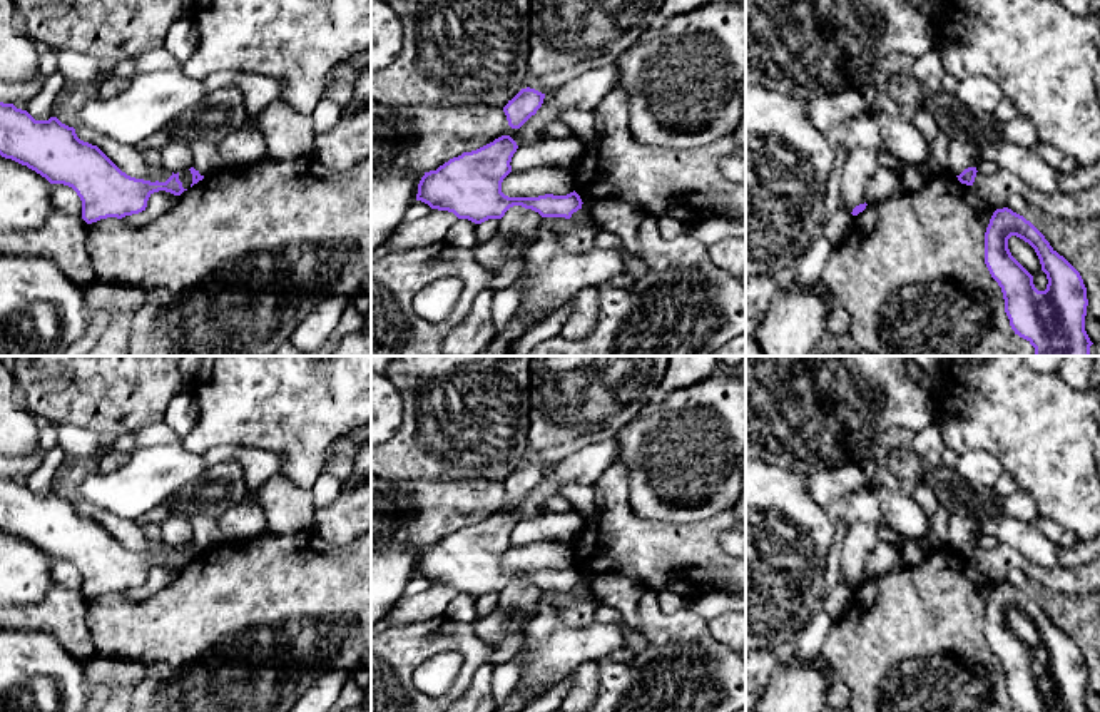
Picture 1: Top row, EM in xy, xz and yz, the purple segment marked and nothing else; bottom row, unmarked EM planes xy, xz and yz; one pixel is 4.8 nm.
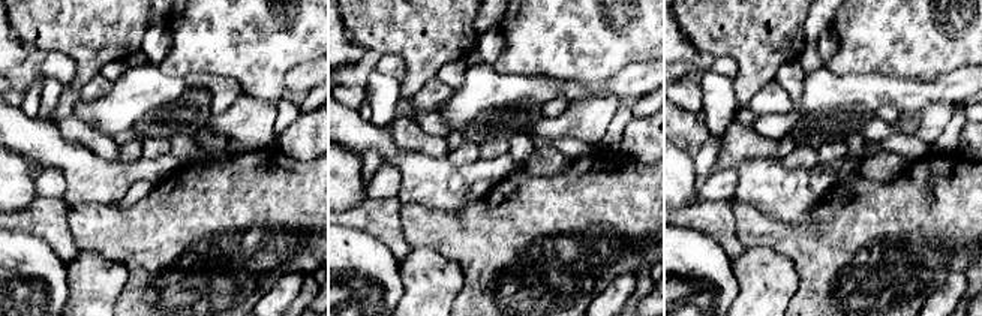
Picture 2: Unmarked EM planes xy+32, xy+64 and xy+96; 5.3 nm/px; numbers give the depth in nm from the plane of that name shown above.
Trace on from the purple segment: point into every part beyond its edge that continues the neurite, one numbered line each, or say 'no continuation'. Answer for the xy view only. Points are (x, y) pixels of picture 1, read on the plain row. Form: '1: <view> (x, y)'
no continuation

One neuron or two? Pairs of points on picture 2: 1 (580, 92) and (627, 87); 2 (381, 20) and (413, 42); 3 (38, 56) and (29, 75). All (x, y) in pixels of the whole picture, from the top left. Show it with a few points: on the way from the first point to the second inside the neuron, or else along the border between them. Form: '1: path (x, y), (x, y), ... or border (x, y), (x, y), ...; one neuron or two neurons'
1: path (592, 92), (604, 92), (615, 87); one neuron
2: path (389, 20), (405, 35); one neuron
3: path (35, 60), (30, 71); one neuron

